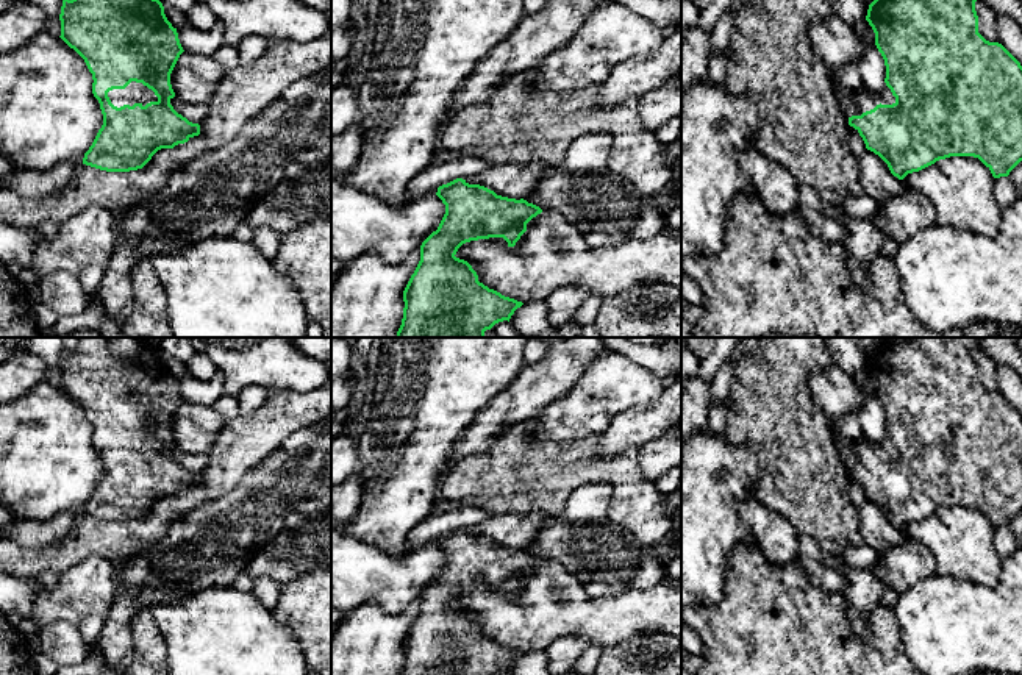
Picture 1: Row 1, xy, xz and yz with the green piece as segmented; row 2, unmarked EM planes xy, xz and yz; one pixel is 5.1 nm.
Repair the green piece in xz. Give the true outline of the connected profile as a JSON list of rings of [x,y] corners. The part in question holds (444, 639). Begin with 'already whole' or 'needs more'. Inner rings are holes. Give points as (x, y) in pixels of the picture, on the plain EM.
already whole; [[[456,528],[438,538],[436,545],[445,555],[445,564],[420,595],[420,611],[403,641],[402,675],[495,675],[511,669],[524,653],[505,647],[478,631],[472,616],[456,608],[458,598],[470,591],[503,588],[514,597],[527,581],[527,573],[542,559],[527,550],[497,545],[494,541]]]

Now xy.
needs more; [[[80,338],[75,348],[63,350],[59,370],[59,388],[84,409],[103,464],[103,475],[83,514],[106,522],[138,520],[158,500],[200,484],[200,475],[170,455],[175,447],[170,423],[184,400],[158,348],[144,338]]]

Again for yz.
needs more; [[[980,338],[883,341],[869,355],[866,370],[884,409],[886,436],[880,444],[867,444],[861,436],[847,444],[838,433],[838,422],[828,419],[834,445],[849,475],[859,483],[866,498],[878,505],[899,530],[950,506],[978,508],[994,528],[1008,527],[1022,511],[1022,416],[1002,394],[989,392],[978,383],[975,352],[981,345],[984,344]]]

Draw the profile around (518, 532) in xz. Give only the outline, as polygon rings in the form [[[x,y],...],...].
[[[544,511],[489,516],[488,519],[466,528],[466,533],[480,534],[494,541],[497,545],[520,550],[534,542],[545,517]]]

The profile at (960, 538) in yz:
[[[950,506],[908,523],[905,536],[925,545],[936,561],[936,573],[995,588],[1002,559],[994,548],[989,517],[974,506]]]

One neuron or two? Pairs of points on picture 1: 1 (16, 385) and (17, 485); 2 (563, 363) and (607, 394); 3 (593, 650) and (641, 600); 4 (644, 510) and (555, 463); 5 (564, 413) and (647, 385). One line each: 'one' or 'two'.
1: two
2: two
3: two
4: one
5: one

